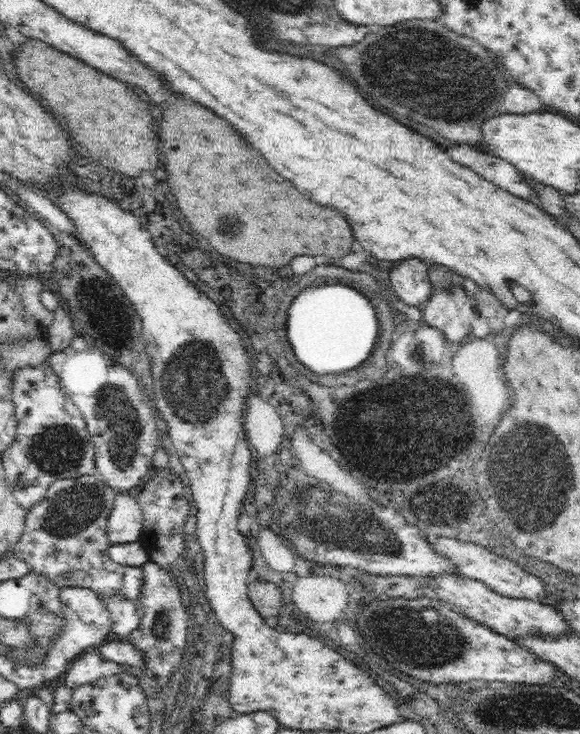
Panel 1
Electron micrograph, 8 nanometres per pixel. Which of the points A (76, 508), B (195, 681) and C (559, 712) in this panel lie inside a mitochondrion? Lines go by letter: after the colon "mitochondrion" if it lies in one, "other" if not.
A: mitochondrion
B: mitochondrion
C: mitochondrion

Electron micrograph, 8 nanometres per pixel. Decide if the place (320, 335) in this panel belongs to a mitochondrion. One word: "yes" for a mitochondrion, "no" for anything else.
no

